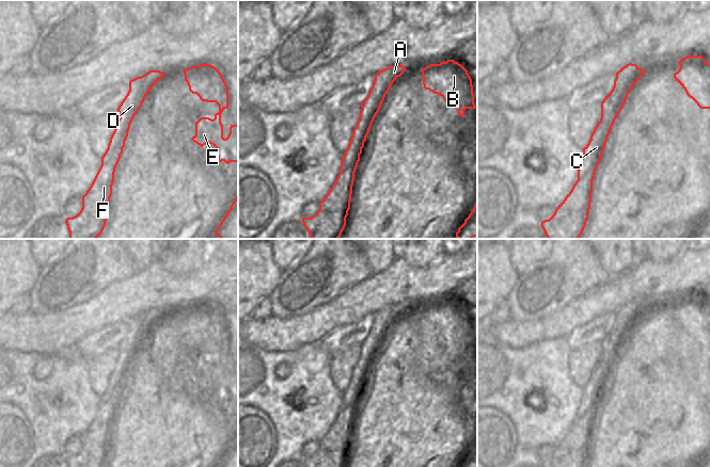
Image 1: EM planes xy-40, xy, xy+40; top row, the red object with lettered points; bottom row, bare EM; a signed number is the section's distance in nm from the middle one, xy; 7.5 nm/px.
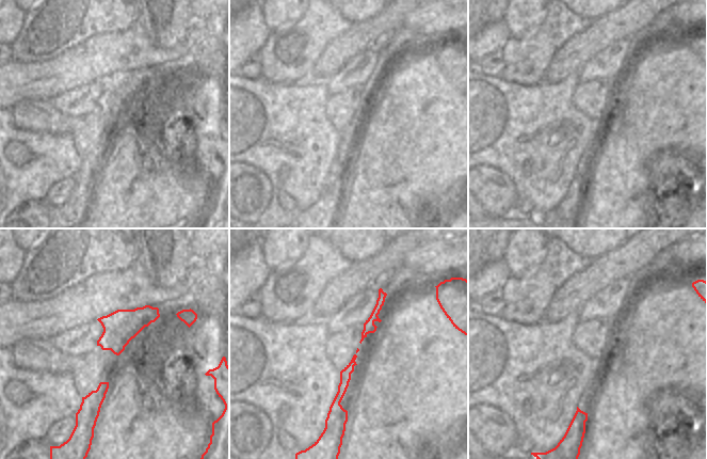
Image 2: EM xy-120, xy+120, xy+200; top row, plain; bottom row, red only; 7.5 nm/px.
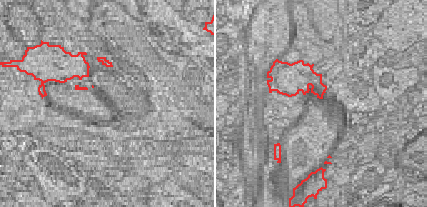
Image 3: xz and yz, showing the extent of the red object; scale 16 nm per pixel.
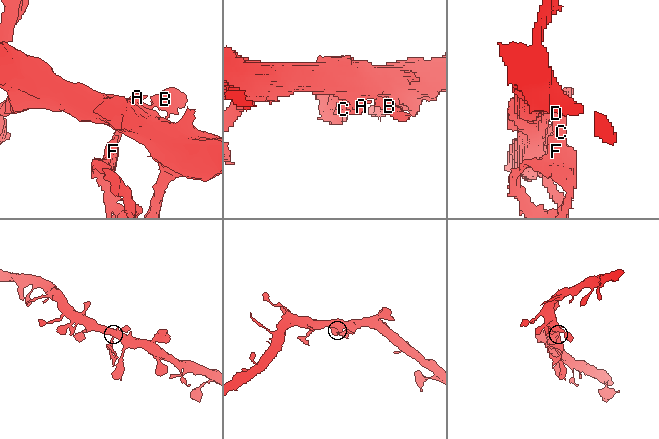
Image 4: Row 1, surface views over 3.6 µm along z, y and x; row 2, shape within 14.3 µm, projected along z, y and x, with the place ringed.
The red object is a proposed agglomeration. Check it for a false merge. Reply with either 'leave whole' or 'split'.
split

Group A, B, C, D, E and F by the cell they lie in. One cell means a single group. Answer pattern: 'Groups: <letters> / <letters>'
Groups: A B D E / C F

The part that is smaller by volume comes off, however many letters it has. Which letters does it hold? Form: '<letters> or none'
C, F

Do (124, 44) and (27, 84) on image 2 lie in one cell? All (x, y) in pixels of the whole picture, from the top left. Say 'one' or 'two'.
one

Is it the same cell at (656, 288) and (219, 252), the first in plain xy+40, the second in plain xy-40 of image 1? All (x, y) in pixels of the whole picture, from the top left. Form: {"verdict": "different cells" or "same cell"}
{"verdict": "different cells"}

